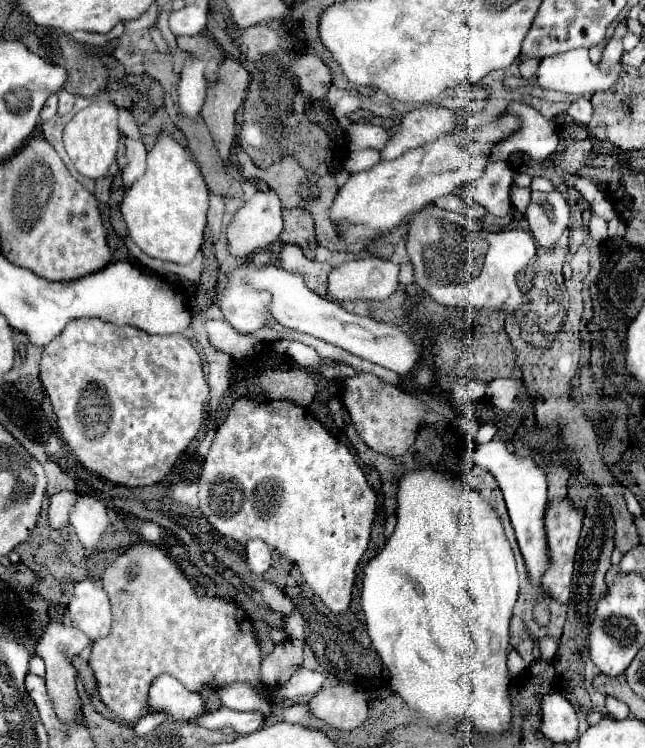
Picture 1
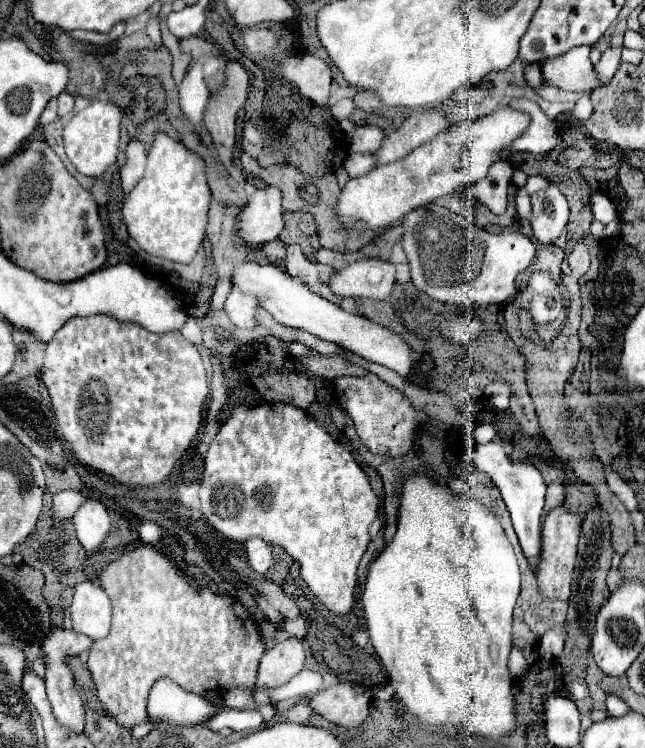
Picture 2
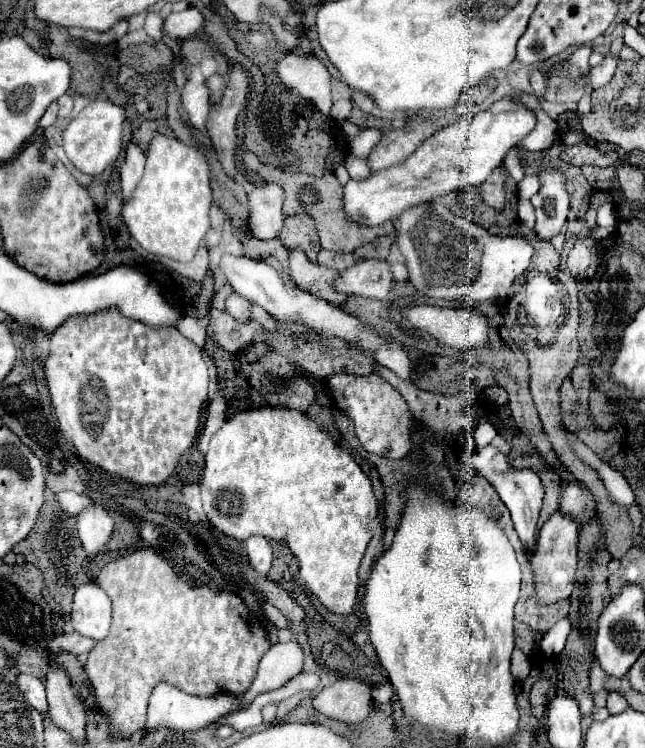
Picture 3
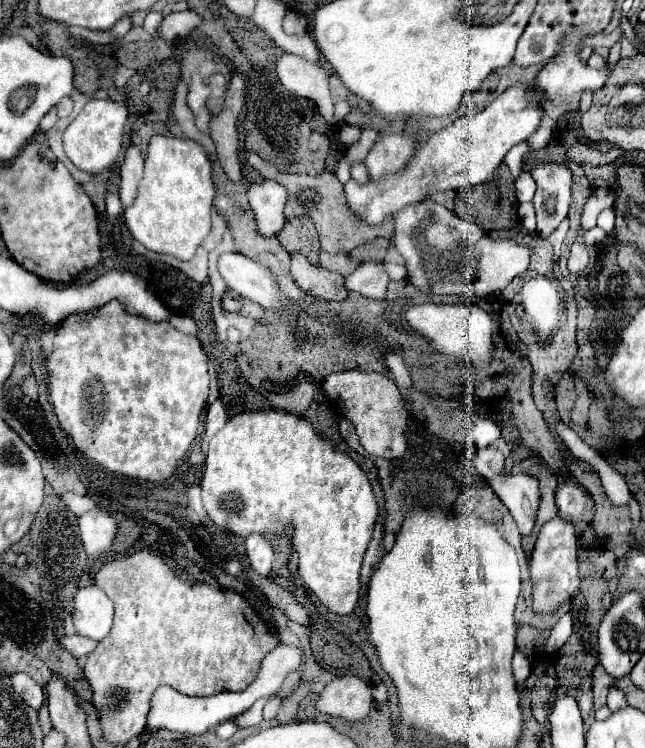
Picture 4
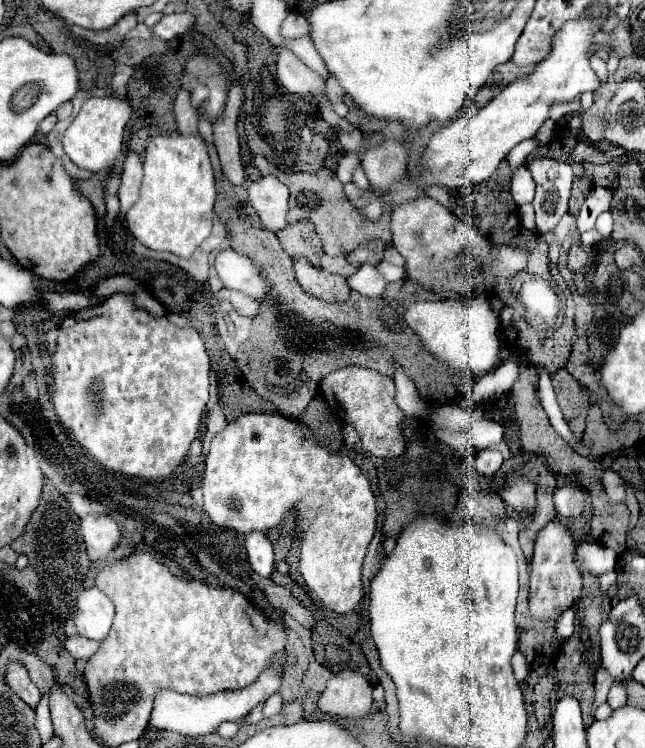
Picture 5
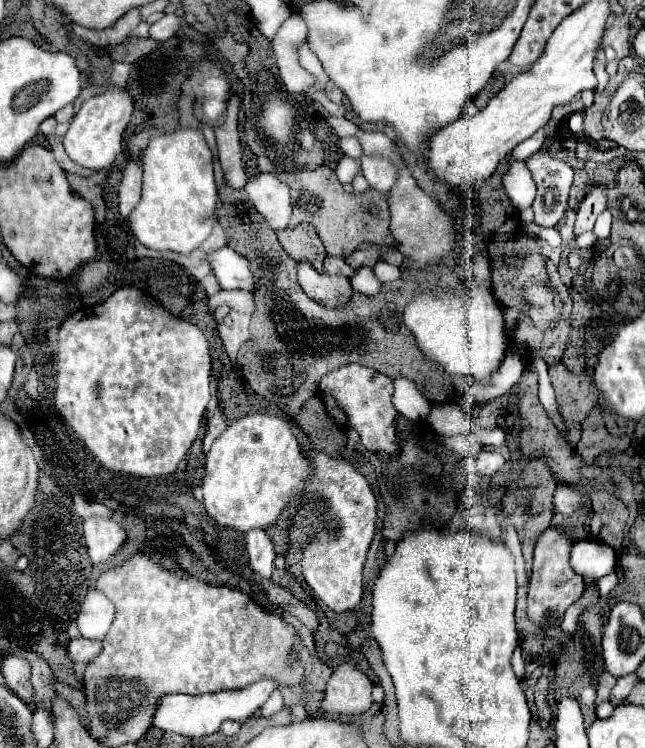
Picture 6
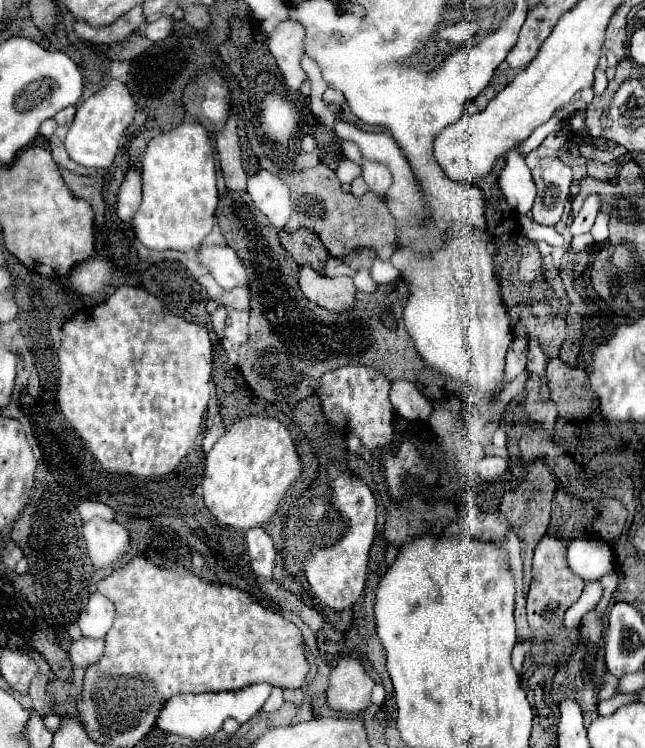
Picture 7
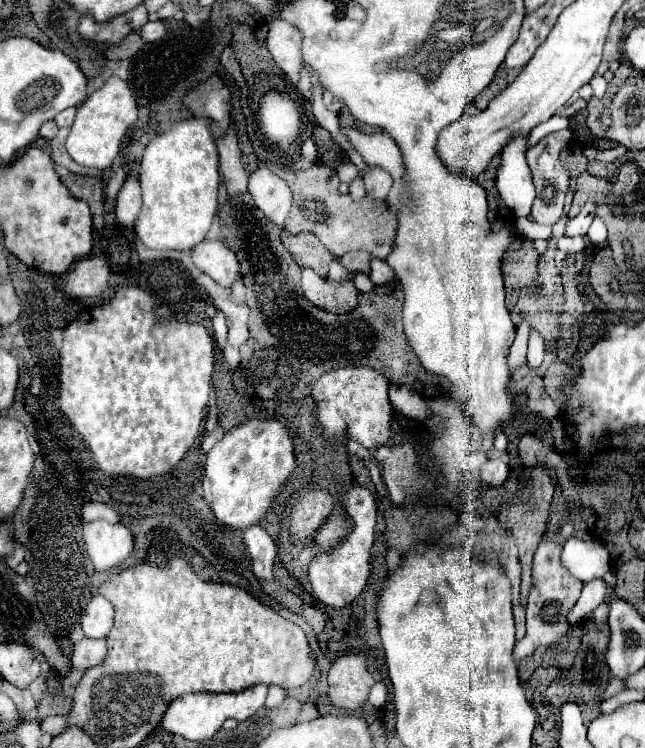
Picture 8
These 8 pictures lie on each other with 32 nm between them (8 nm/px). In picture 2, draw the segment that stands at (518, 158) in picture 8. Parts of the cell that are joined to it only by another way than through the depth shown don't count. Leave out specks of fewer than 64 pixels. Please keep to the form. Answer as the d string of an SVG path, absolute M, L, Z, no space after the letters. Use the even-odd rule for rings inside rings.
M528 176L528 180L526 180L526 184L522 186L522 190L524 190L528 196L532 196L534 192L542 190L544 186L546 186L544 178L540 178L540 176Z

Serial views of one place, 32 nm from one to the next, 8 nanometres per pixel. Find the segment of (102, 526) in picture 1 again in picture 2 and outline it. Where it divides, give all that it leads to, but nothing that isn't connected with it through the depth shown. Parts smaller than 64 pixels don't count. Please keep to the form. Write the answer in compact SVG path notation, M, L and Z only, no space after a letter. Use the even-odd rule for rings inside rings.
M86 500L86 504L74 514L74 526L80 544L86 548L86 552L98 550L104 540L108 538L112 520L106 512L106 508L96 500Z

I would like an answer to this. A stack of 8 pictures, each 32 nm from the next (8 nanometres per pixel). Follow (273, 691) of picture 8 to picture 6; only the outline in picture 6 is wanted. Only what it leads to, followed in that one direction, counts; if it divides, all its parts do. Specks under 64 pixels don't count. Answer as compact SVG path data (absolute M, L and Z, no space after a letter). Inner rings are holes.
M276 688L276 692L272 692L272 696L268 698L268 702L262 706L262 714L264 716L272 716L274 712L278 712L282 708L282 692Z

